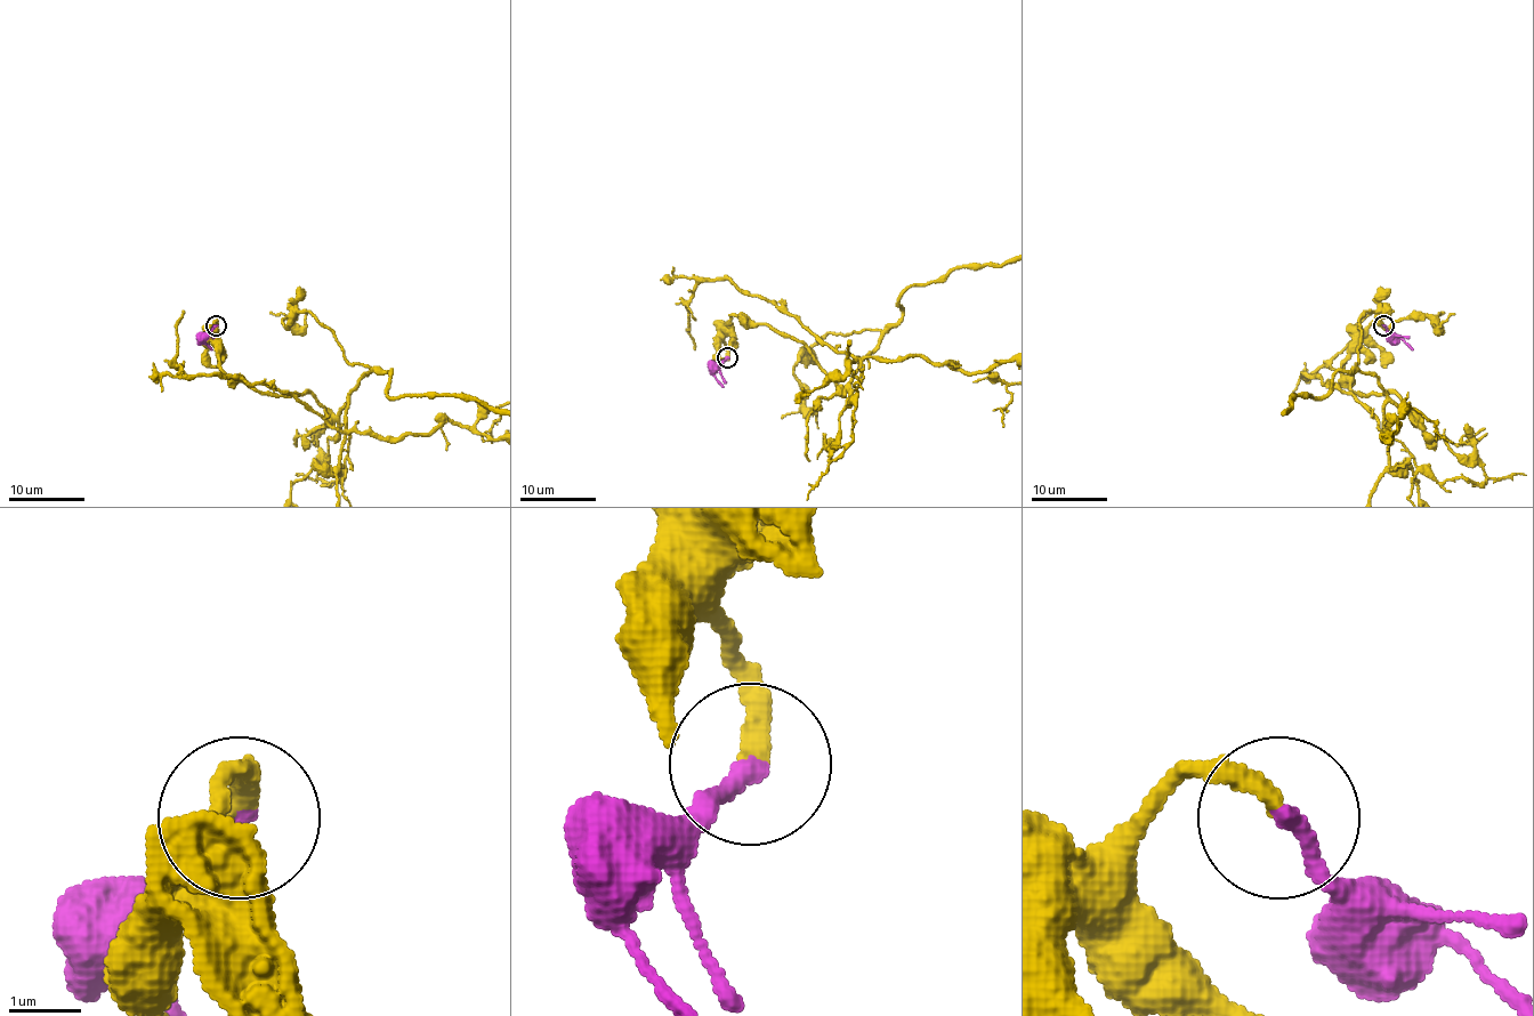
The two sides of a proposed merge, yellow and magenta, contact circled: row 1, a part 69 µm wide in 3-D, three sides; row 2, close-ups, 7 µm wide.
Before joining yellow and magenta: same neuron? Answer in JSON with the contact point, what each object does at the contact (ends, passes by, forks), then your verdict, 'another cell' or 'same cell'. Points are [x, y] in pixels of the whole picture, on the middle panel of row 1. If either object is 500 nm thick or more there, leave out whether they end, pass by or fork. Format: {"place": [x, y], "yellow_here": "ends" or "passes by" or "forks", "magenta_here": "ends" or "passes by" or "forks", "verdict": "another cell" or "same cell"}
{"place": [727, 357], "yellow_here": "ends", "magenta_here": "ends", "verdict": "same cell"}

